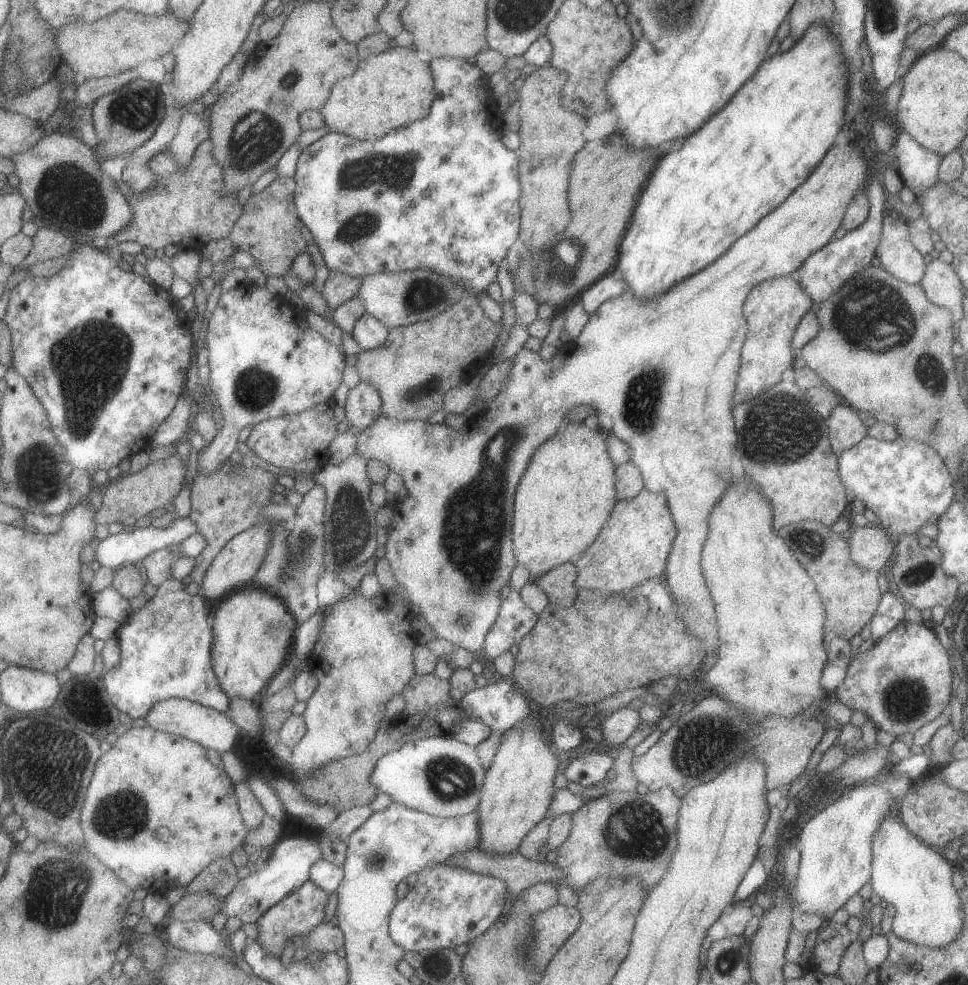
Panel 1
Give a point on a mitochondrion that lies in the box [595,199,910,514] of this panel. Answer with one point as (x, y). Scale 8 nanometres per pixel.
(752, 442)

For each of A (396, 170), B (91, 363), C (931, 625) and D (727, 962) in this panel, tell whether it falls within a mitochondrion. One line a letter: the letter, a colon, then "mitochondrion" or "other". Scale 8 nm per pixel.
A: mitochondrion
B: mitochondrion
C: other
D: mitochondrion

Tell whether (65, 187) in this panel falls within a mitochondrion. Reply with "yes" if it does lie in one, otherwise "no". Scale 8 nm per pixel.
yes

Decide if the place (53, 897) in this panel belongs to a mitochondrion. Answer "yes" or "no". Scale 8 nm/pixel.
yes

